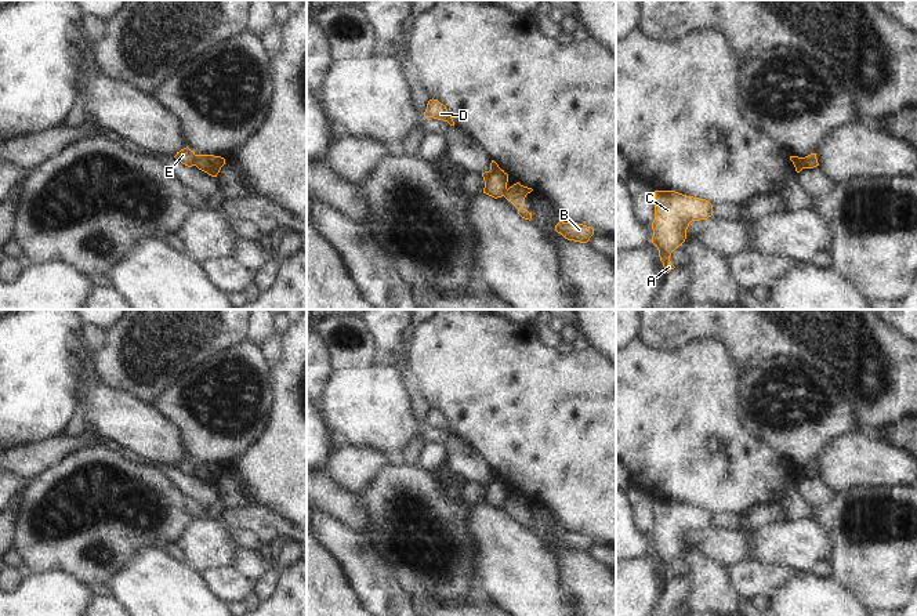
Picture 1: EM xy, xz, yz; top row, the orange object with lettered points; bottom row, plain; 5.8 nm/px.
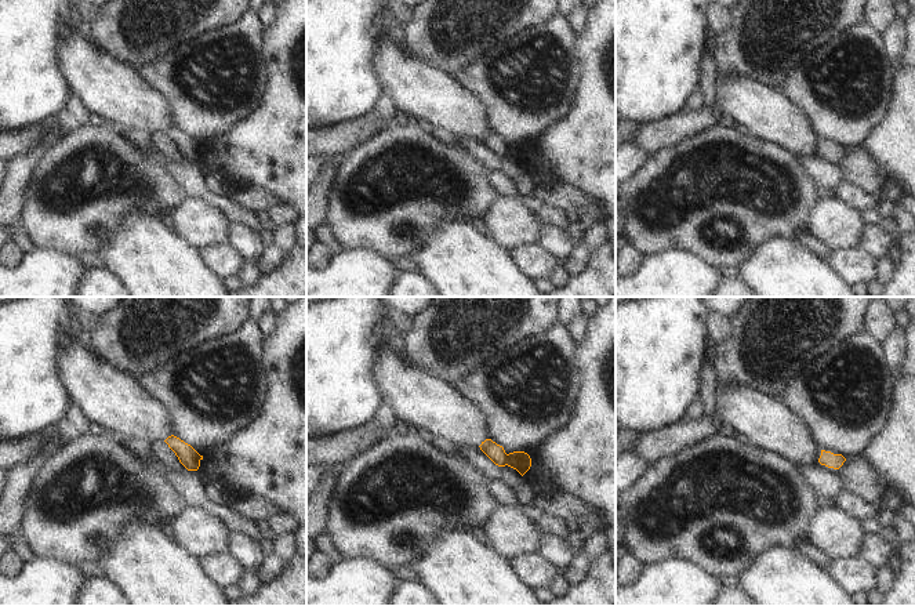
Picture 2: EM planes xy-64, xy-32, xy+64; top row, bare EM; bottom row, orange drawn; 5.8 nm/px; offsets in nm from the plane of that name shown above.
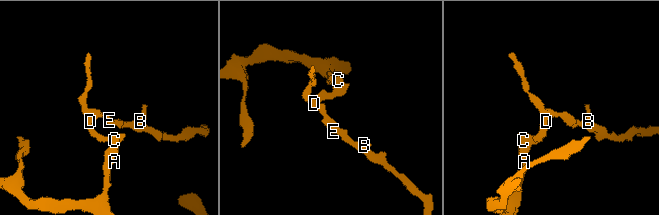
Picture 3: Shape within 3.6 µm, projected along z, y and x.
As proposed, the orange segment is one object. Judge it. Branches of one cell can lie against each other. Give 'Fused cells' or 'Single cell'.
Fused cells.

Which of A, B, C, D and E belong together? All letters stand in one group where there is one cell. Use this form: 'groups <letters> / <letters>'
groups A C D E / B

